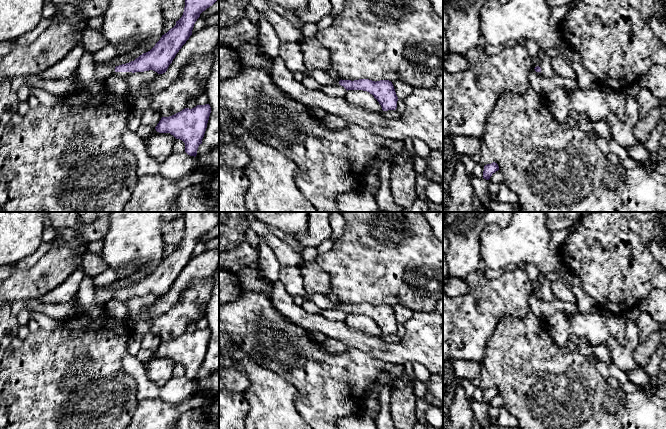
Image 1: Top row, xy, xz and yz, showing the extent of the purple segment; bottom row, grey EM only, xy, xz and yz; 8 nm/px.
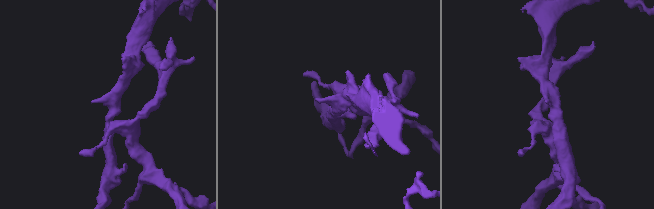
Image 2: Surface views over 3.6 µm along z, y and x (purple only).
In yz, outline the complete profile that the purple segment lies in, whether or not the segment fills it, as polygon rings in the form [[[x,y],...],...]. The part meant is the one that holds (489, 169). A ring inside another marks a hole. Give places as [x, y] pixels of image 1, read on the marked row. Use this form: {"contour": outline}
{"contour": [[[493,162],[484,166],[483,178],[489,180],[493,173],[499,170],[497,163]]]}

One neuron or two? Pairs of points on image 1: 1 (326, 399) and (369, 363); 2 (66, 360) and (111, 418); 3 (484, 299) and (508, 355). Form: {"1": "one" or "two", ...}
{"1": "one", "2": "one", "3": "two"}

